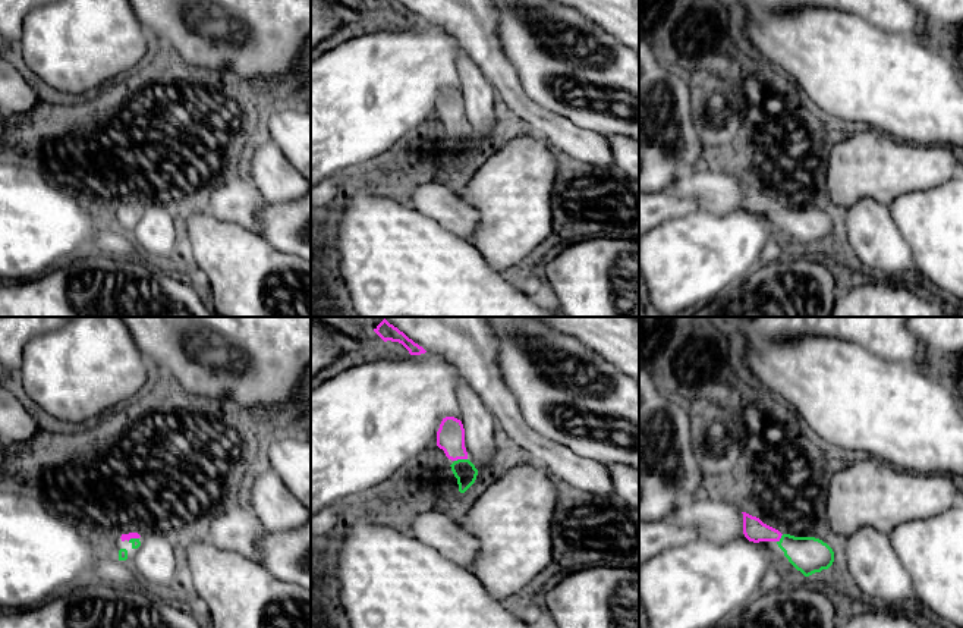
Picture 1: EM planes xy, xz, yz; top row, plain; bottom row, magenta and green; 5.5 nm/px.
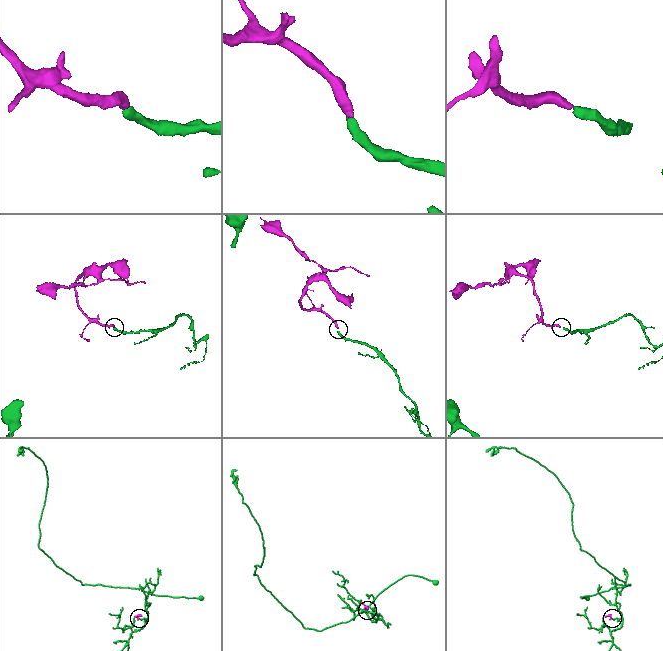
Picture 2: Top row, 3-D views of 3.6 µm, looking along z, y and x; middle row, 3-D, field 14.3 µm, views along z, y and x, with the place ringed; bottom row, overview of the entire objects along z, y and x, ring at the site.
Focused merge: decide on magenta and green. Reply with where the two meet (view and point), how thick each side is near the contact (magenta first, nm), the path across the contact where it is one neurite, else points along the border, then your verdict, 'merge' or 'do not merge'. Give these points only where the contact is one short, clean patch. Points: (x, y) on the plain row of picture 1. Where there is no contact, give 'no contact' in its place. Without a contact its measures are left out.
xz (460, 129) | 160/120 nm | across xz (450, 109), (460, 129), (463, 141) | merge

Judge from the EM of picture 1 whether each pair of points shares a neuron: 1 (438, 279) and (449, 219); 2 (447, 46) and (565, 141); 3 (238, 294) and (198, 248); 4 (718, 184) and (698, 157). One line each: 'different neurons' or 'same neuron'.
1: different neurons
2: different neurons
3: same neuron
4: different neurons

